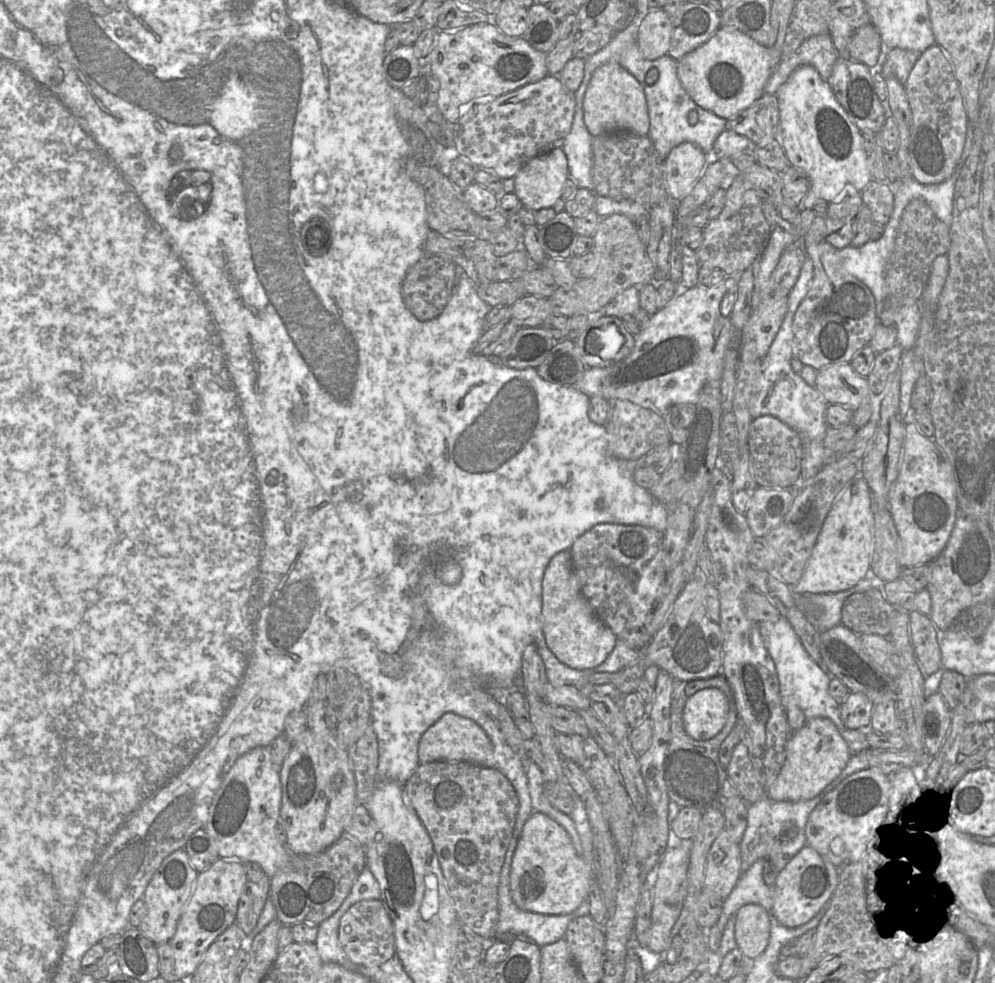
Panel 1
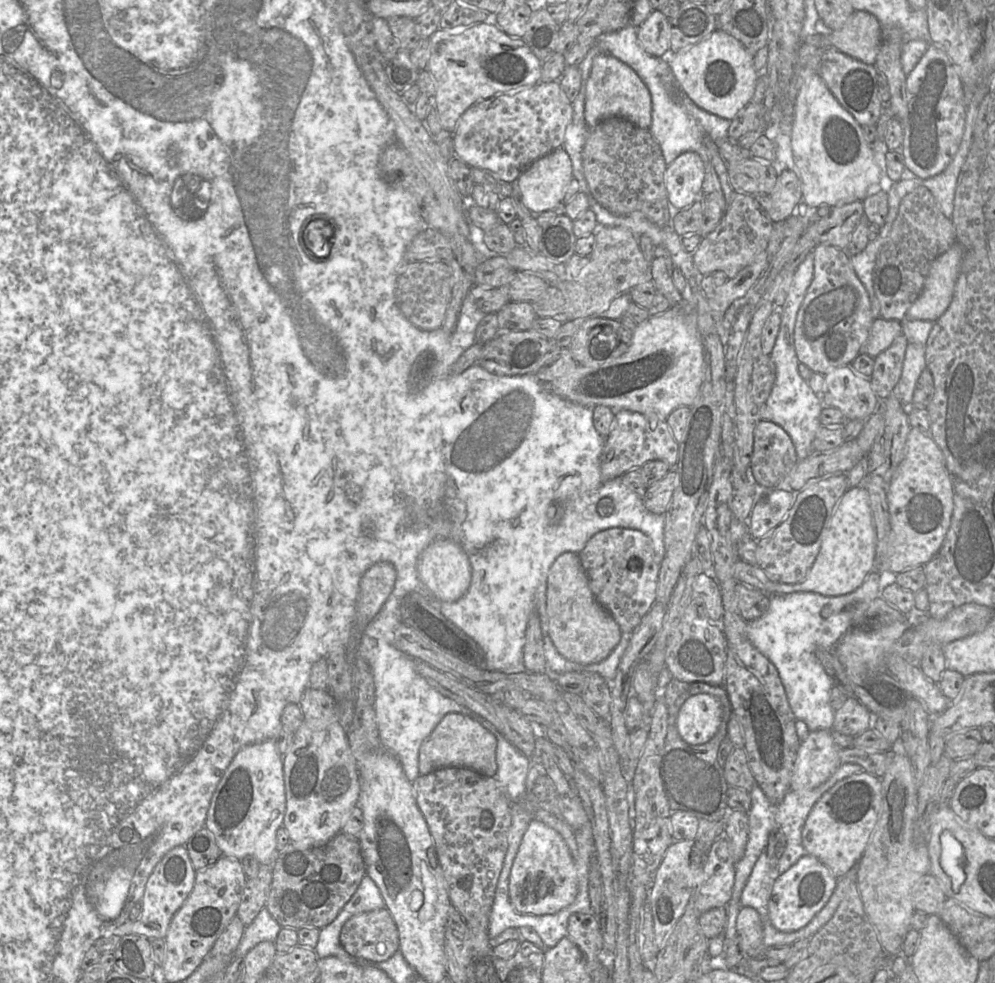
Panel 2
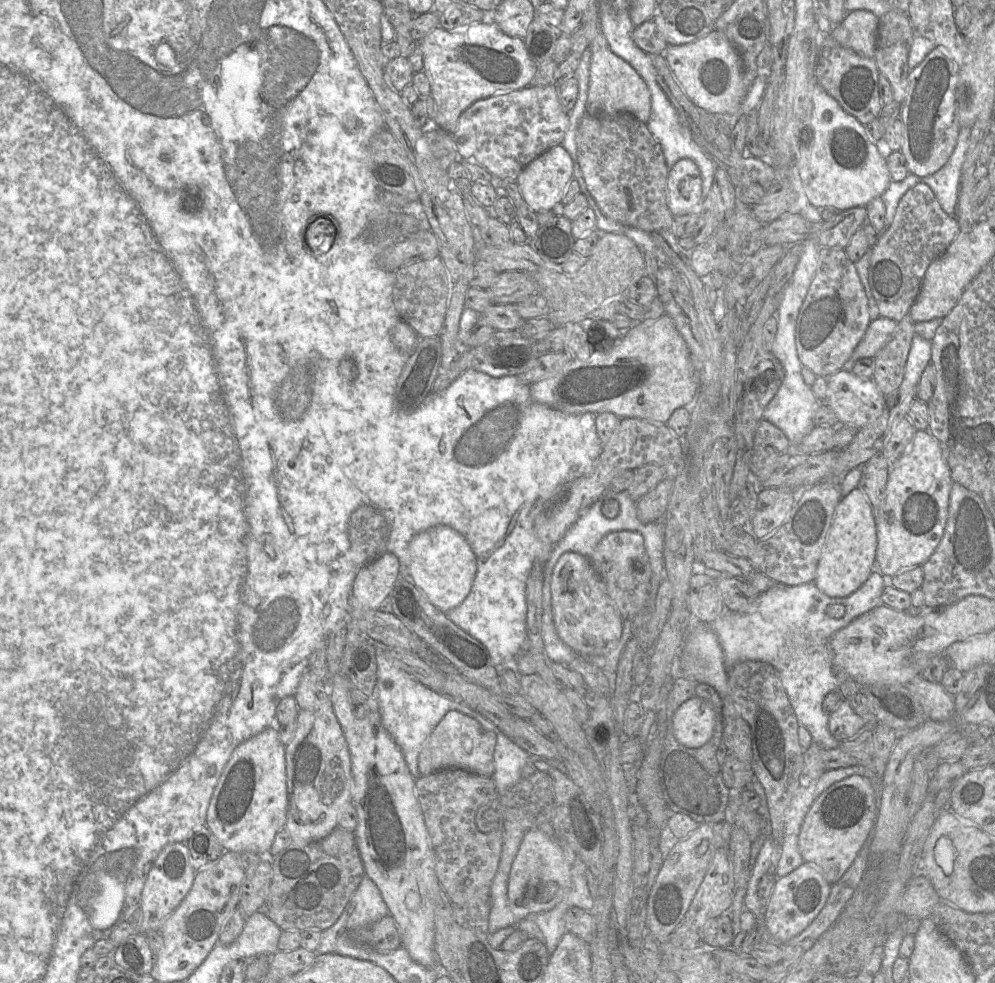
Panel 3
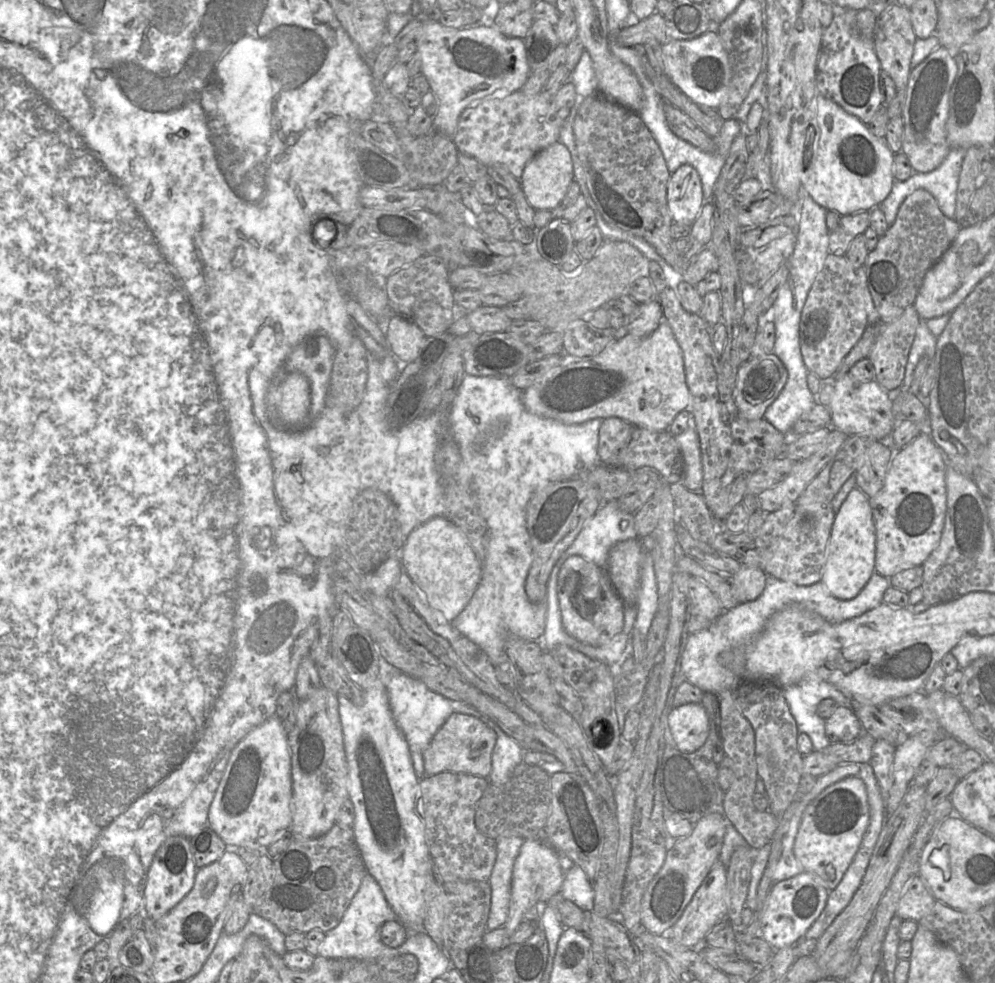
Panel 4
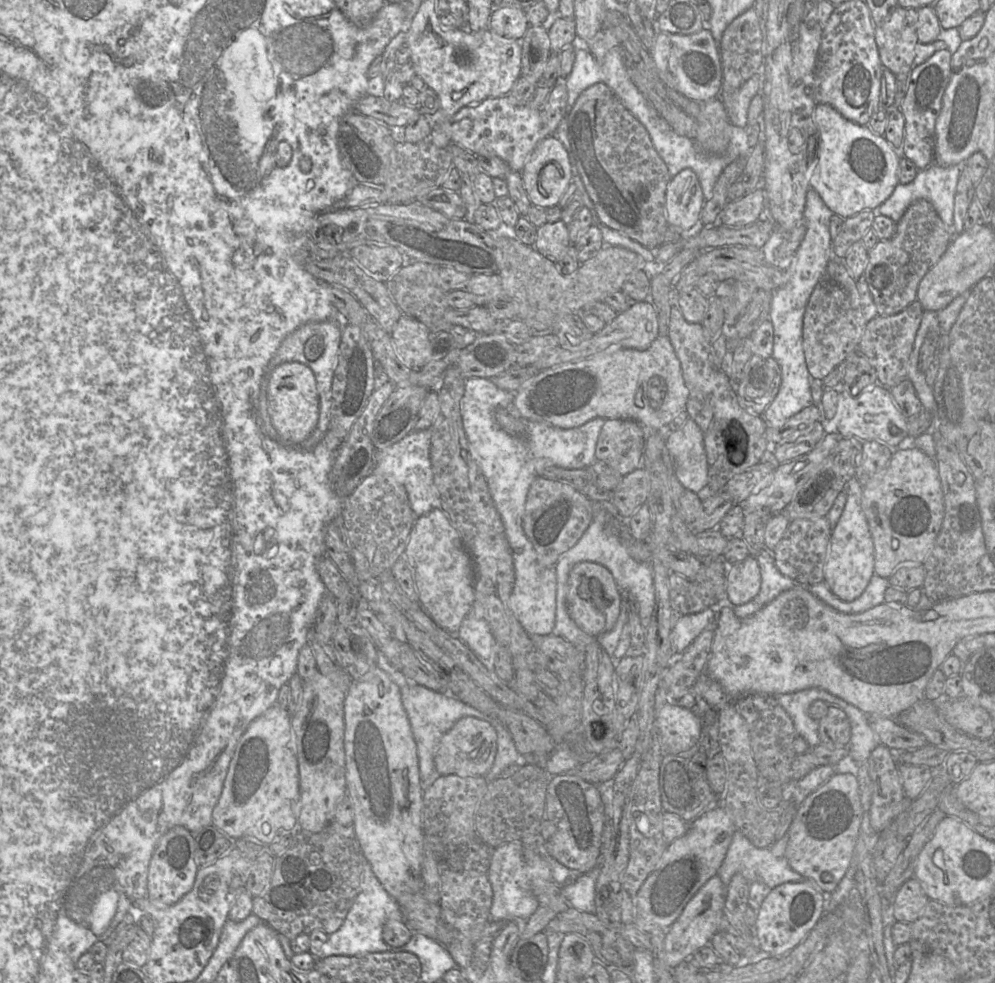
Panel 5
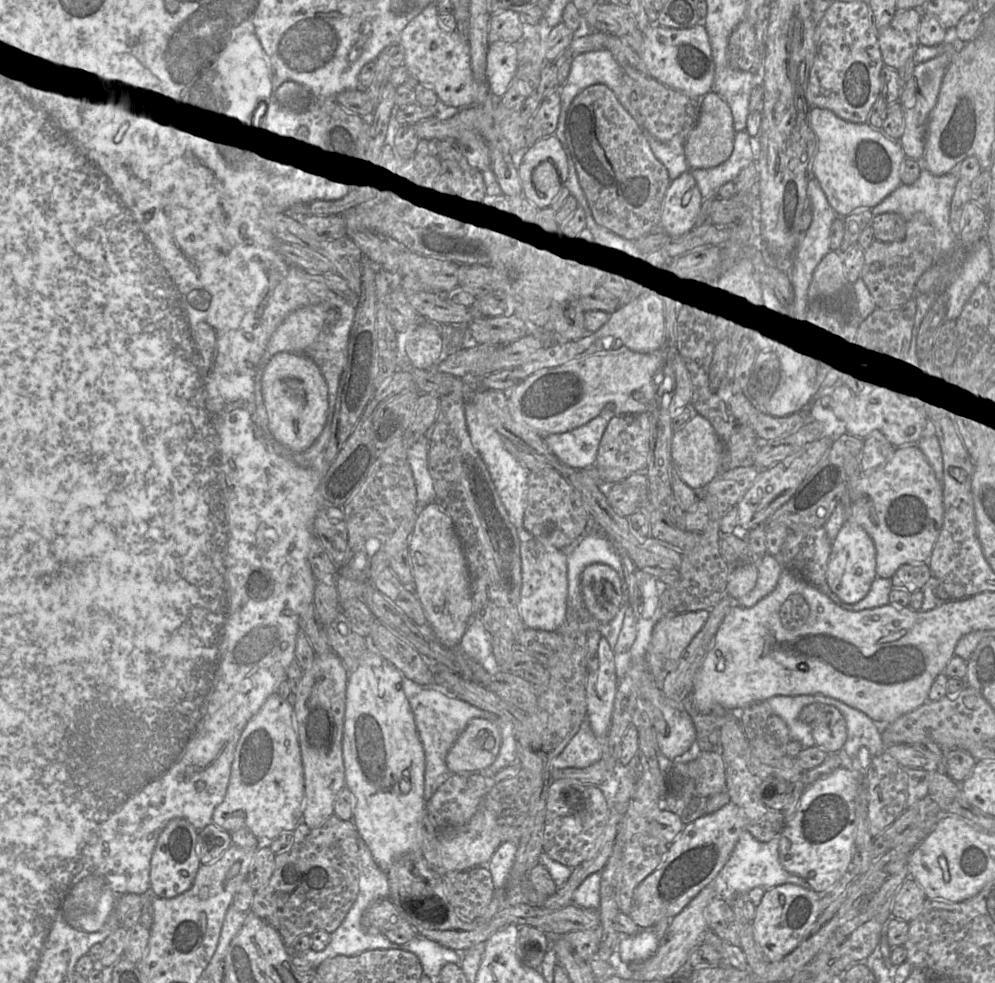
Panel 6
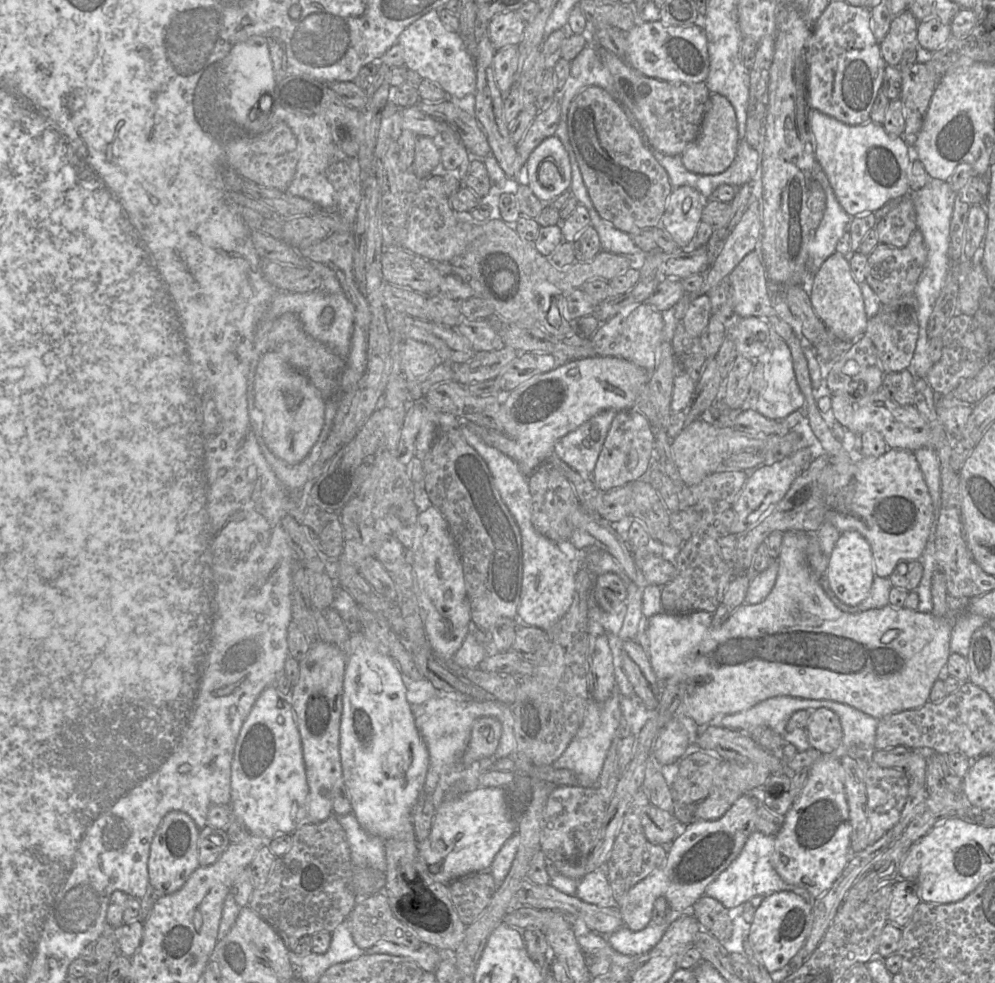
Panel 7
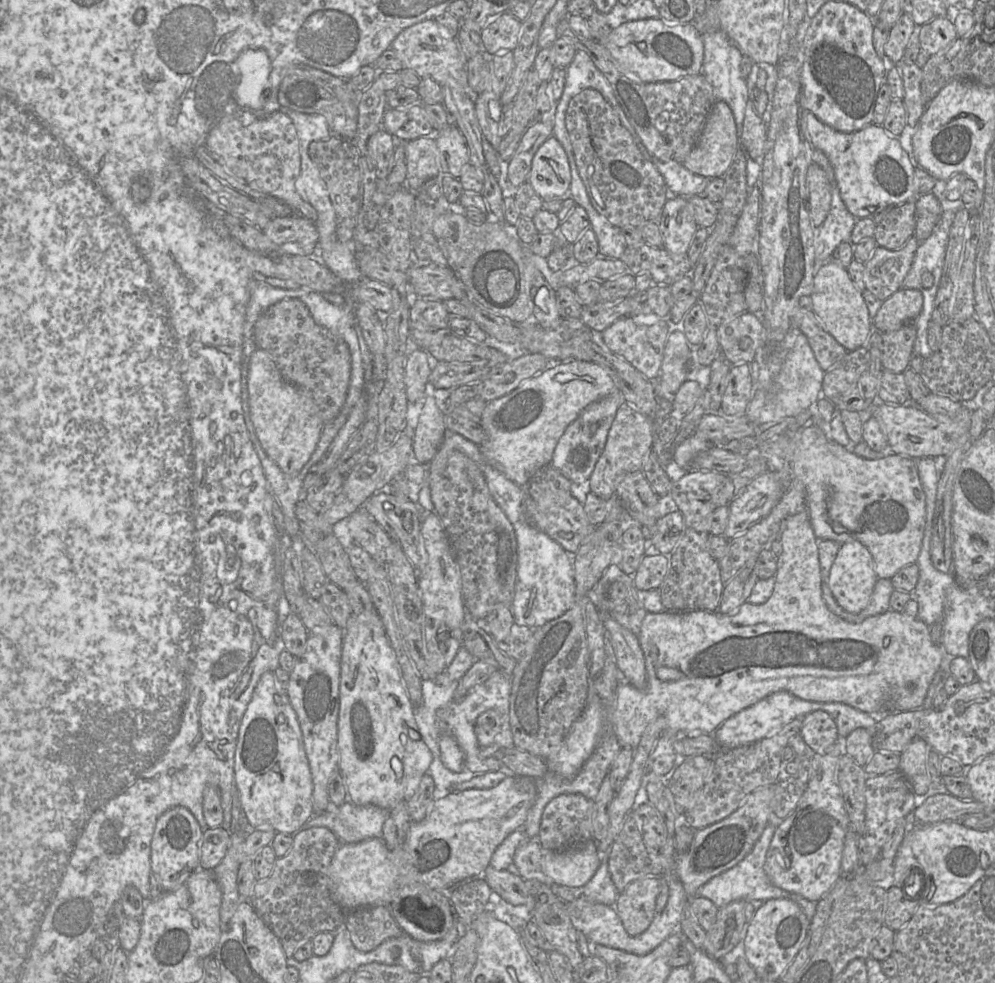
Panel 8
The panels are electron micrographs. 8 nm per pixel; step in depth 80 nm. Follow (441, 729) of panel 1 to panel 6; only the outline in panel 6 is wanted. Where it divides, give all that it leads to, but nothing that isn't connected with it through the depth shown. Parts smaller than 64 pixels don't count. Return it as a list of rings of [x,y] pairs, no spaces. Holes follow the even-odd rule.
[[[474,718],[457,738],[446,756],[450,772],[480,772],[496,759],[501,746],[499,728],[492,722]]]

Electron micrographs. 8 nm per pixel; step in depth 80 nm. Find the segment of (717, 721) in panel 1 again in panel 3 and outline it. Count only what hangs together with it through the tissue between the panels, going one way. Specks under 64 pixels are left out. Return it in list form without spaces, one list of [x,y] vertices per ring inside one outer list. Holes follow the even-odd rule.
[[[698,696],[682,703],[671,720],[677,741],[688,748],[699,748],[711,738],[716,722],[711,704]]]

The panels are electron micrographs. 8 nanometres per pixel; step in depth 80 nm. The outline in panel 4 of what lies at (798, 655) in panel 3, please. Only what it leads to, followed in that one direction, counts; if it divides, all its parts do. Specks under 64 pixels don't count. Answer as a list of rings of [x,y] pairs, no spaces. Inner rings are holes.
[[[874,572],[856,597],[841,600],[831,595],[822,582],[797,585],[767,575],[766,586],[758,598],[724,610],[707,628],[683,636],[679,671],[688,682],[703,692],[711,692],[718,697],[720,691],[734,689],[741,681],[730,669],[722,665],[720,654],[746,645],[764,629],[776,612],[792,605],[800,605],[828,622],[840,623],[860,616],[883,603],[883,594],[889,586],[889,578]],[[804,678],[783,688],[783,694],[799,733],[806,733],[810,737],[814,750],[822,751],[831,744],[825,733],[825,719],[816,712],[819,702],[832,698],[838,705],[852,708],[852,699],[849,696],[821,679]]]

